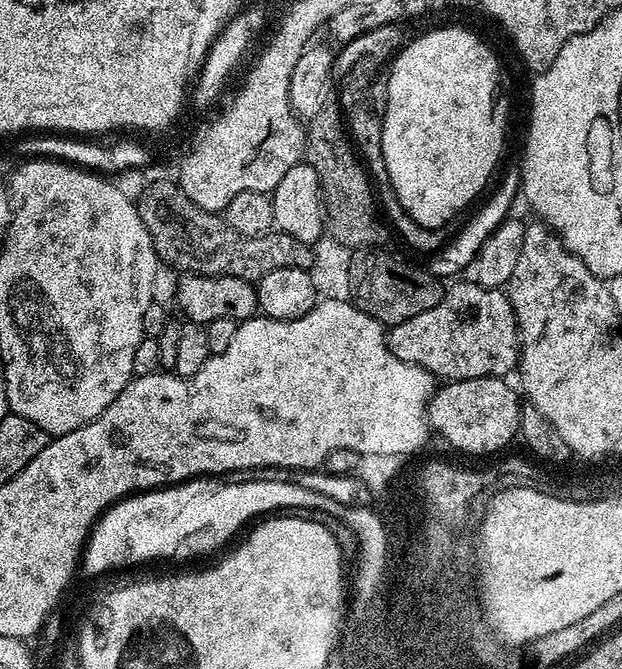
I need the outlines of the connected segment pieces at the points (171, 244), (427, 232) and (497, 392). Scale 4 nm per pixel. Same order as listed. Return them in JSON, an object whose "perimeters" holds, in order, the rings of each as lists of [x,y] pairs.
{"perimeters":[[[[156,180],[144,193],[138,196],[140,217],[146,226],[146,230],[152,239],[152,245],[157,257],[164,260],[172,268],[177,268],[177,273],[191,274],[193,276],[233,276],[243,280],[258,282],[271,274],[273,270],[283,268],[306,268],[312,267],[312,245],[298,242],[298,238],[290,238],[290,234],[273,230],[267,236],[243,236],[224,221],[223,215],[207,212],[199,208],[181,190],[179,183],[168,180]]],[[[395,23],[379,26],[360,37],[355,37],[340,48],[334,56],[334,88],[340,91],[338,107],[344,117],[346,131],[374,185],[379,207],[387,223],[396,227],[396,232],[416,252],[431,254],[444,244],[444,228],[423,228],[398,202],[394,186],[390,186],[390,170],[386,170],[386,158],[382,158],[382,126],[384,111],[388,105],[388,79],[392,73],[392,64],[400,49],[406,43],[406,35]]],[[[483,376],[441,383],[428,404],[431,431],[460,452],[496,452],[506,447],[517,439],[522,407],[517,389],[512,389],[508,382],[499,376]]]]}

